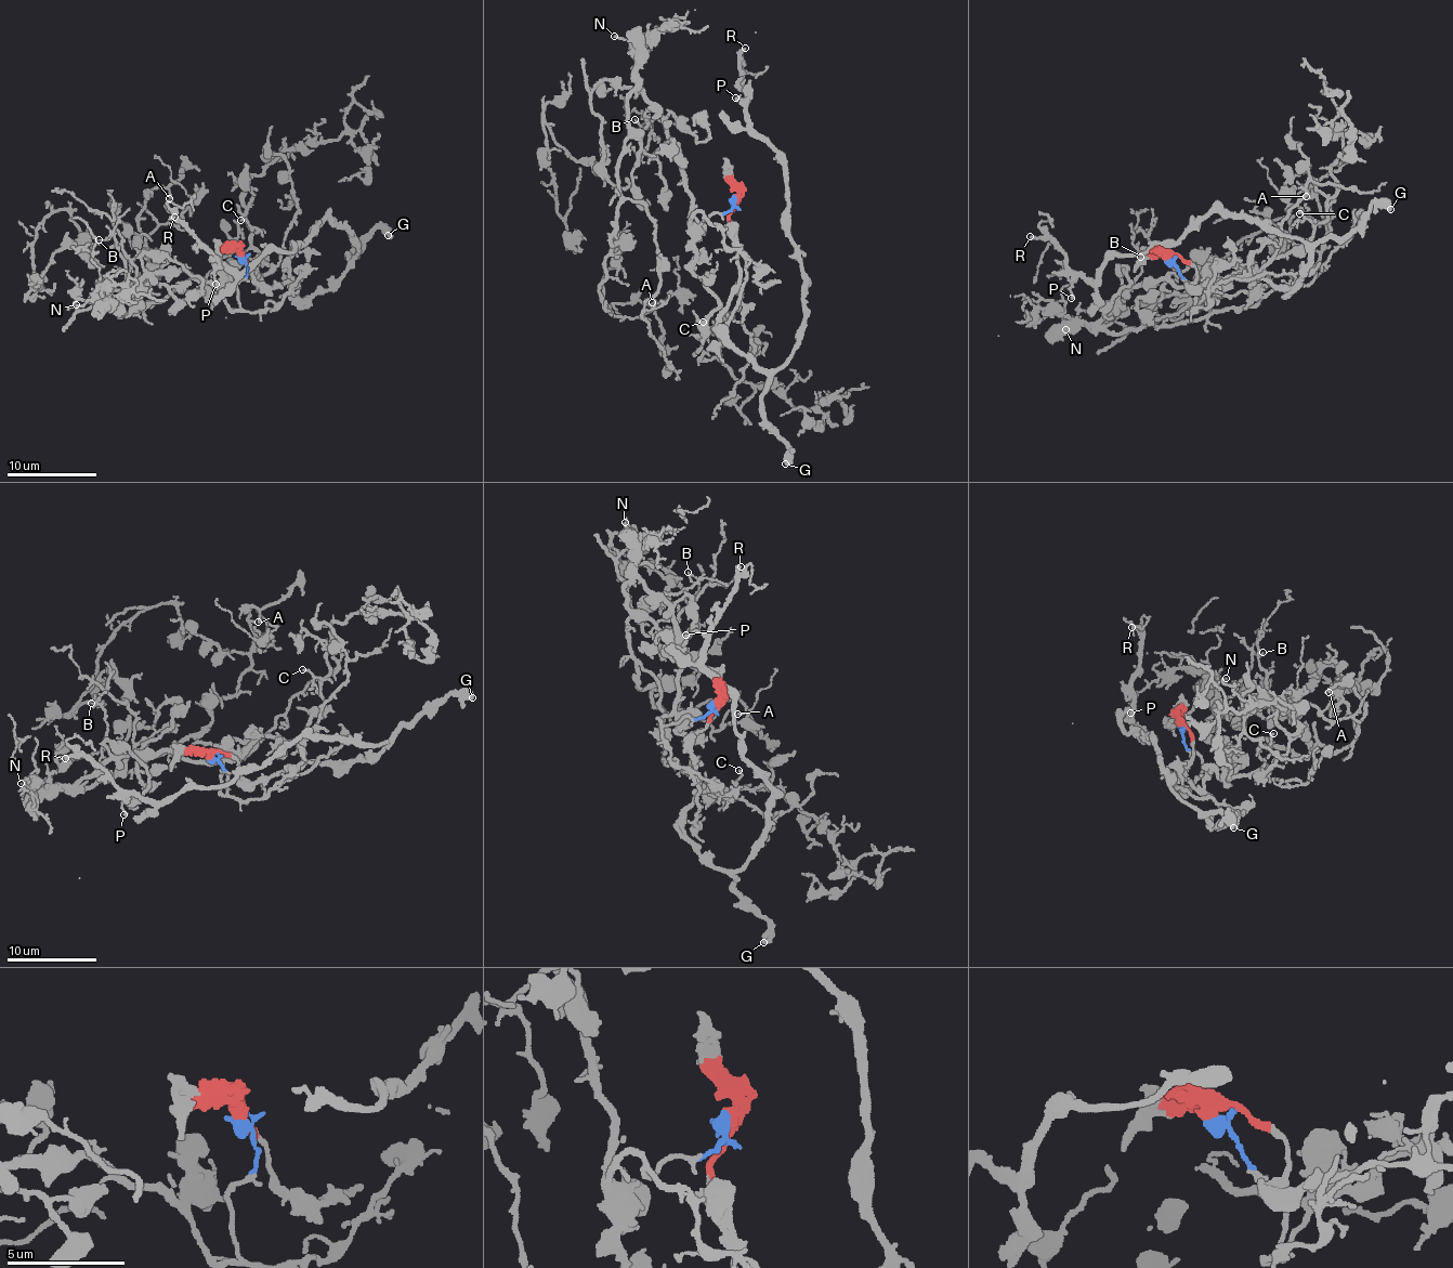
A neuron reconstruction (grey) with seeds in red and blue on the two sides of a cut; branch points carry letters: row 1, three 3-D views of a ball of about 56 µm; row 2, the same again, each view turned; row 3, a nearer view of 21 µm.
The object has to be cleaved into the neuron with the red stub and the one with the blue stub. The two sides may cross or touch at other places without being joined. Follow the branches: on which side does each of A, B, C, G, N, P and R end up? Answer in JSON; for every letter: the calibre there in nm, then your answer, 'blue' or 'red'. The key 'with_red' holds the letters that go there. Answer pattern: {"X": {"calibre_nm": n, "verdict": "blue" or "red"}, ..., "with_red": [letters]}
{"A": {"calibre_nm": 130, "verdict": "blue"}, "B": {"calibre_nm": 110, "verdict": "blue"}, "C": {"calibre_nm": 120, "verdict": "blue"}, "G": {"calibre_nm": 600, "verdict": "red"}, "N": {"calibre_nm": 150, "verdict": "blue"}, "P": {"calibre_nm": 120, "verdict": "red"}, "R": {"calibre_nm": 220, "verdict": "red"}, "with_red": ["G", "P", "R"]}

